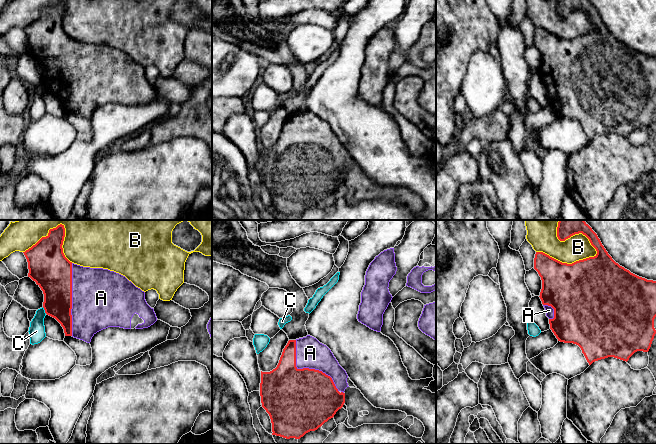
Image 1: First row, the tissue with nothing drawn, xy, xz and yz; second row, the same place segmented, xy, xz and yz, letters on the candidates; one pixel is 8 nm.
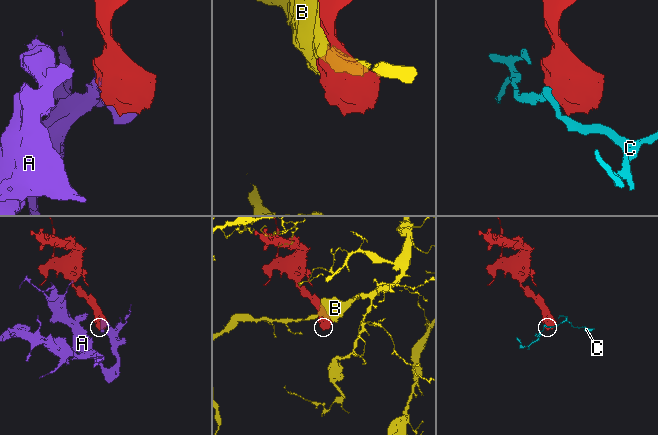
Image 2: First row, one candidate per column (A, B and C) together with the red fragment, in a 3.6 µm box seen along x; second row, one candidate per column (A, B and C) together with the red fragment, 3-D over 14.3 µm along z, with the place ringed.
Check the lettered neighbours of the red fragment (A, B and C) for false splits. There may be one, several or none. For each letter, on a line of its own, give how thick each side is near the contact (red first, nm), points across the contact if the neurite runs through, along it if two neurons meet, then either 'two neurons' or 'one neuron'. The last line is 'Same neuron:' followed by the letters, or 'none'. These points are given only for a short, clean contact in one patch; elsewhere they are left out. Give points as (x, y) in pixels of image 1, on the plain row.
A: 500 nm thick on the red side, 240 nm on the other; one neuron
B: 480 nm thick on the red side, 200 nm on the other; two neurons
C: 280 nm thick on the red side, 130 nm on the other; border along xy (42, 83), (46, 89); two neurons
Same neuron: A

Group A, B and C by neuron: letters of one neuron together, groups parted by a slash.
A / B / C

